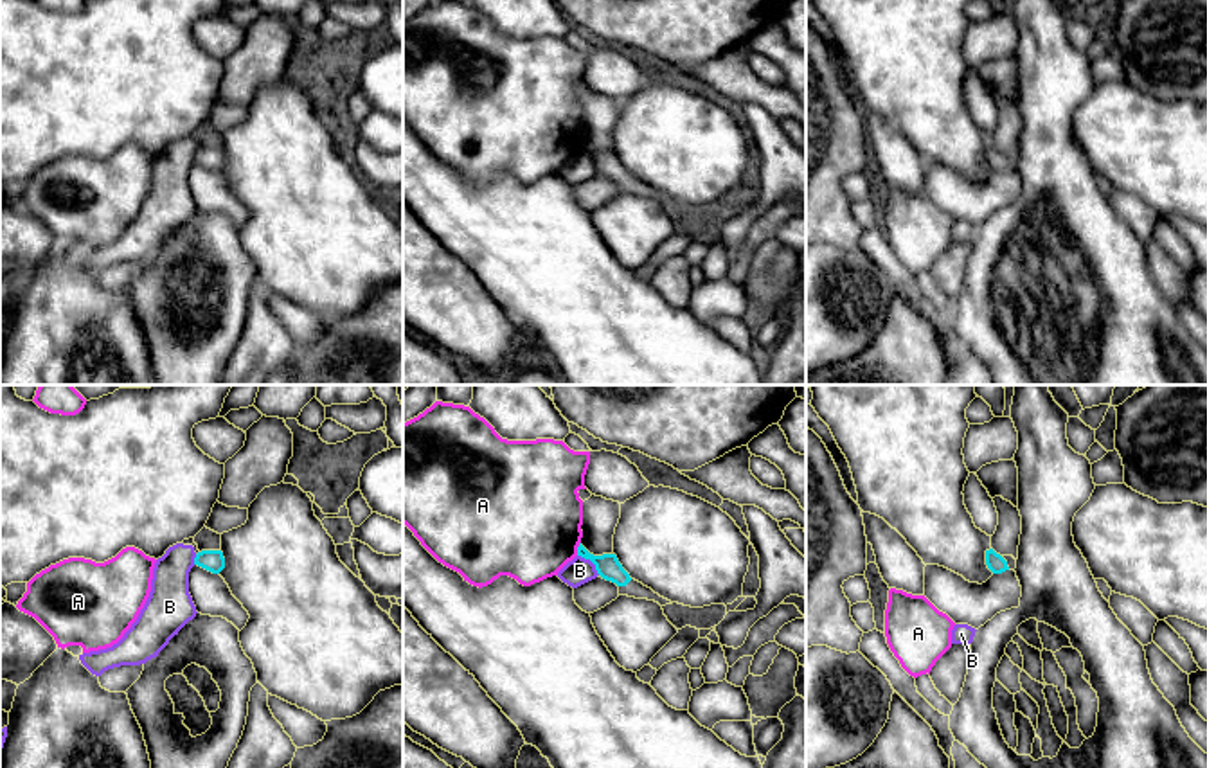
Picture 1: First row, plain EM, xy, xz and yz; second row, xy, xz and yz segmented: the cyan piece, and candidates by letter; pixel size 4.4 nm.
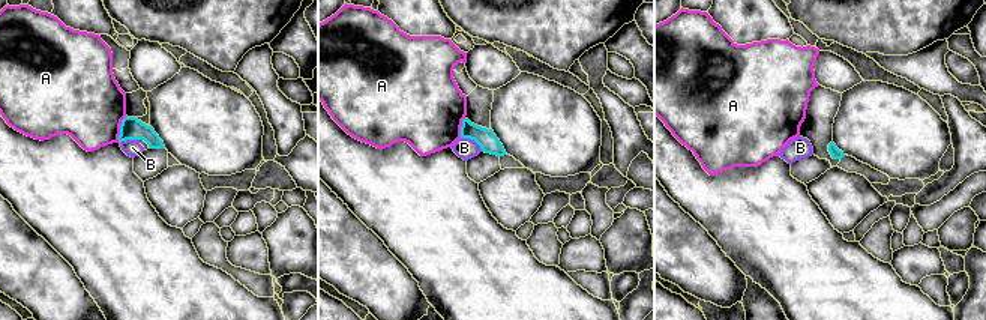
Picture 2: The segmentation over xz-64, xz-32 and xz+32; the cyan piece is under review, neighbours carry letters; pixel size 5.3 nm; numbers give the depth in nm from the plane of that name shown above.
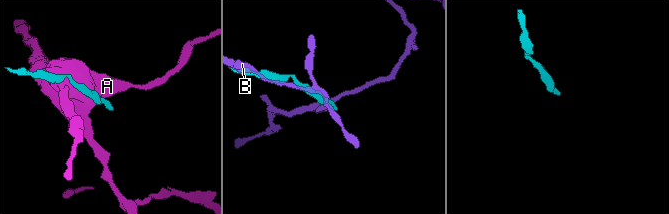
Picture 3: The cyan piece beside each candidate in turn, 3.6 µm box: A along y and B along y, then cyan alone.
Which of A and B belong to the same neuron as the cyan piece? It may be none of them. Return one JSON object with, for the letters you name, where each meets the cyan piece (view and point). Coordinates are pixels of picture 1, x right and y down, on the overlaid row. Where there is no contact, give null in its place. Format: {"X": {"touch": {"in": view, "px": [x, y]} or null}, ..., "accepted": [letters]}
{"accepted": []}

